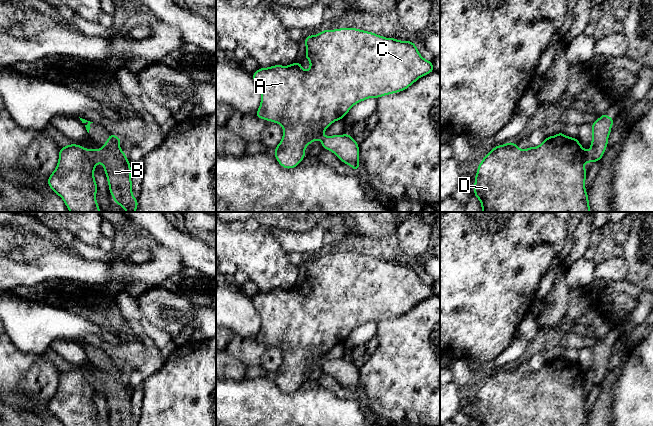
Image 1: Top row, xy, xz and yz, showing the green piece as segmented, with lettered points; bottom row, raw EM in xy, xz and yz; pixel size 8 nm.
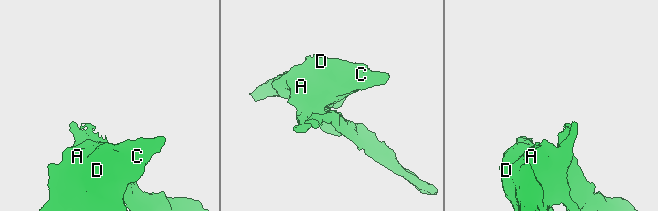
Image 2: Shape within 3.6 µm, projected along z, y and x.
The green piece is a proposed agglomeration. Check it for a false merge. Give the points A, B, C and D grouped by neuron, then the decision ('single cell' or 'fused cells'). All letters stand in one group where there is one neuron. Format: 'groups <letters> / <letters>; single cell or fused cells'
groups A C D / B; fused cells

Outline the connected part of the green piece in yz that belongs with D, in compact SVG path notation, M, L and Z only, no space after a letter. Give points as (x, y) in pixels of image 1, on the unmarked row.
M562 356L554 360L546 361L537 371L529 371L524 374L520 373L516 367L510 365L504 369L495 370L484 380L484 383L478 389L477 398L474 402L474 419L480 426L589 426L585 412L587 394L584 392L584 389L589 386L588 381L587 374L581 370L577 362L568 361Z

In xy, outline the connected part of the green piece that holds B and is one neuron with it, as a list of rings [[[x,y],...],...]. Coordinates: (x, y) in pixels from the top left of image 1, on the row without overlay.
[[[109,357],[106,367],[97,374],[98,387],[104,390],[109,416],[114,426],[138,426],[132,416],[130,386],[119,372],[121,363]]]

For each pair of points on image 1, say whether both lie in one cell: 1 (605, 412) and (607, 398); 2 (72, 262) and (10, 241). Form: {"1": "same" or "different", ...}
{"1": "same", "2": "different"}

